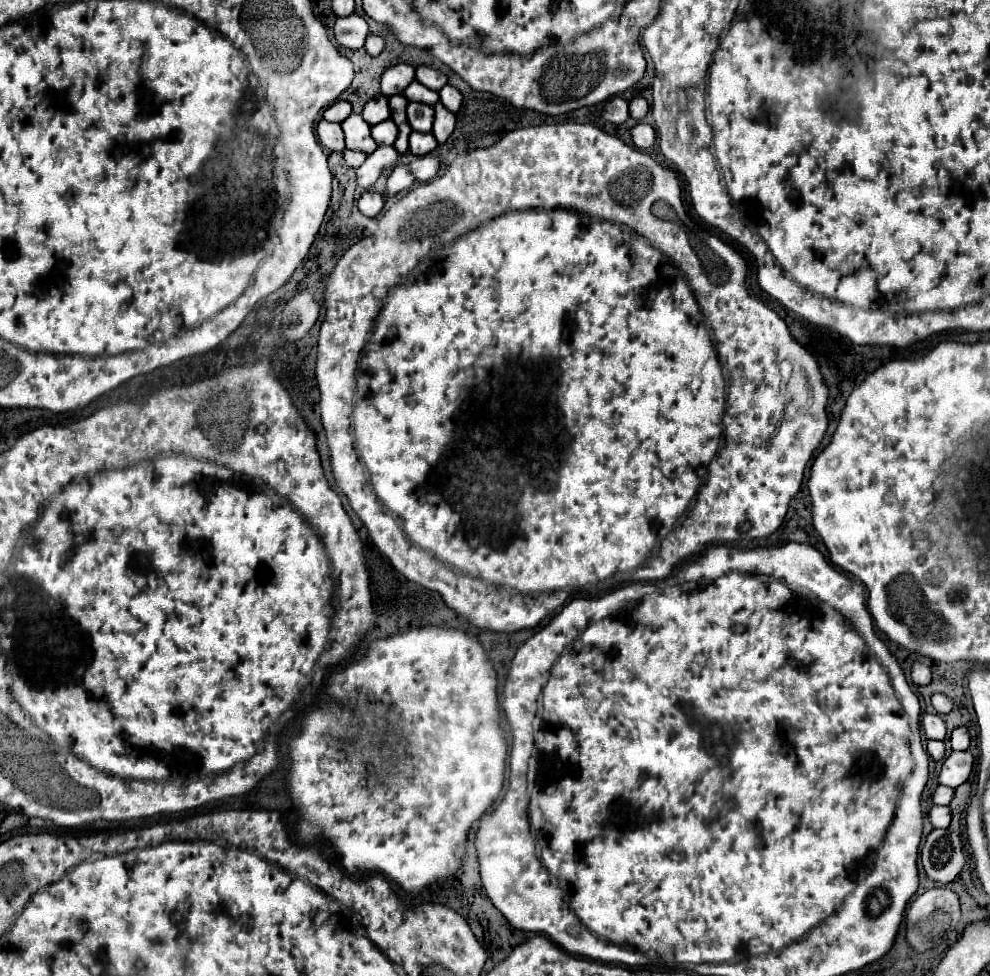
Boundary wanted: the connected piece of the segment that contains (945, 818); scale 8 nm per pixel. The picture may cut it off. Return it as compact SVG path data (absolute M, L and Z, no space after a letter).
M933 807L929 813L929 821L937 829L947 829L951 823L951 809L949 807Z

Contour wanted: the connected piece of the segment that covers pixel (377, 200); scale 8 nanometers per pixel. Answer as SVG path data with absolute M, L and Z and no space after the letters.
M365 191L365 193L361 195L361 199L357 201L357 205L359 205L359 211L361 211L363 215L367 215L367 217L377 217L377 215L381 213L385 201L383 201L383 195L373 193L373 191Z

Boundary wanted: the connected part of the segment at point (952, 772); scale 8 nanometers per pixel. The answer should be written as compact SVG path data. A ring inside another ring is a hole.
M951 751L949 757L945 757L941 773L939 773L939 783L947 787L959 787L961 783L967 781L973 769L973 755L969 751Z

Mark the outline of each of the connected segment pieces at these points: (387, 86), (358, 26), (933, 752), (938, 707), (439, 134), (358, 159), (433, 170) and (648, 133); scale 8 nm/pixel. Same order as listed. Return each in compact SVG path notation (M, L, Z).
M395 65L389 67L383 77L381 77L381 93L391 97L391 95L399 95L405 91L405 87L415 79L415 67L411 65Z
M353 13L347 17L339 17L335 21L333 33L335 33L335 39L339 45L349 47L349 49L361 49L369 35L369 27L361 15Z
M927 741L927 753L931 759L941 761L945 757L945 743L943 741Z
M935 693L935 695L931 697L931 705L935 707L935 711L937 711L939 715L945 715L945 713L949 713L949 711L953 709L953 703L951 703L945 695L941 695L941 693Z
M441 103L435 105L435 123L433 123L433 135L437 137L439 143L445 143L447 137L453 133L455 129L455 115L451 111L447 111Z
M345 149L345 151L343 151L343 157L345 157L347 165L353 167L353 169L357 169L357 167L367 159L365 153L361 153L361 151L351 151L351 149Z
M425 155L425 157L417 157L409 163L409 171L413 171L415 179L425 183L429 179L433 179L439 171L439 159L433 155Z
M637 123L637 125L631 129L631 137L633 137L635 147L639 147L639 149L649 149L649 147L655 143L657 133L655 133L655 129L653 129L651 125L647 125L647 123Z

